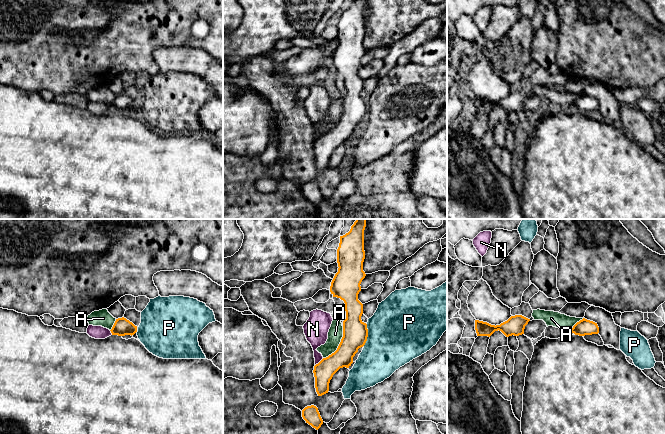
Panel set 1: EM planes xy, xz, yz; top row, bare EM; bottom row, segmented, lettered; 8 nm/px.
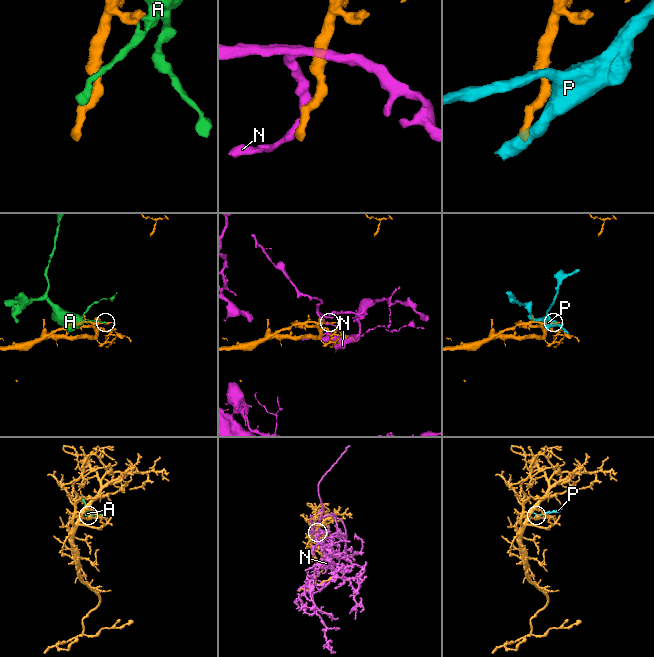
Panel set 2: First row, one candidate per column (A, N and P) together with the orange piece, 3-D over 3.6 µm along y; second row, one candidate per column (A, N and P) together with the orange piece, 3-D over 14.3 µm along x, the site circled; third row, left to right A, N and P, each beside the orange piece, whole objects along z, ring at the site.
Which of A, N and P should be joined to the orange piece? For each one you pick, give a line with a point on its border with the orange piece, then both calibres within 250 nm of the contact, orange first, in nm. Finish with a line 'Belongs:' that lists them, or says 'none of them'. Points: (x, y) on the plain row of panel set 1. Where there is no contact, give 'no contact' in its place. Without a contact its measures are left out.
Belongs: none of them

